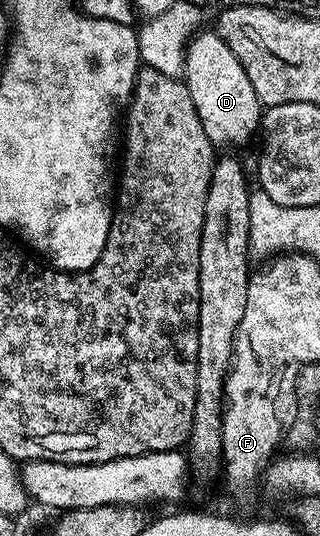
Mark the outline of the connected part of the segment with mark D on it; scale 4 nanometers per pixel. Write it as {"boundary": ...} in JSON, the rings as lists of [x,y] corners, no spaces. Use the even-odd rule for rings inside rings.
{"boundary":[[[214,30],[203,31],[196,31],[185,44],[182,79],[189,90],[189,98],[193,98],[197,118],[201,118],[201,126],[208,138],[211,139],[212,144],[216,146],[247,144],[254,136],[256,139],[257,133],[260,131],[265,111],[264,105],[260,104],[257,94],[253,90],[253,82],[249,82],[249,74],[245,74],[241,62],[237,62],[237,54],[233,54],[233,50],[229,50],[229,46],[219,37],[218,32]]]}

